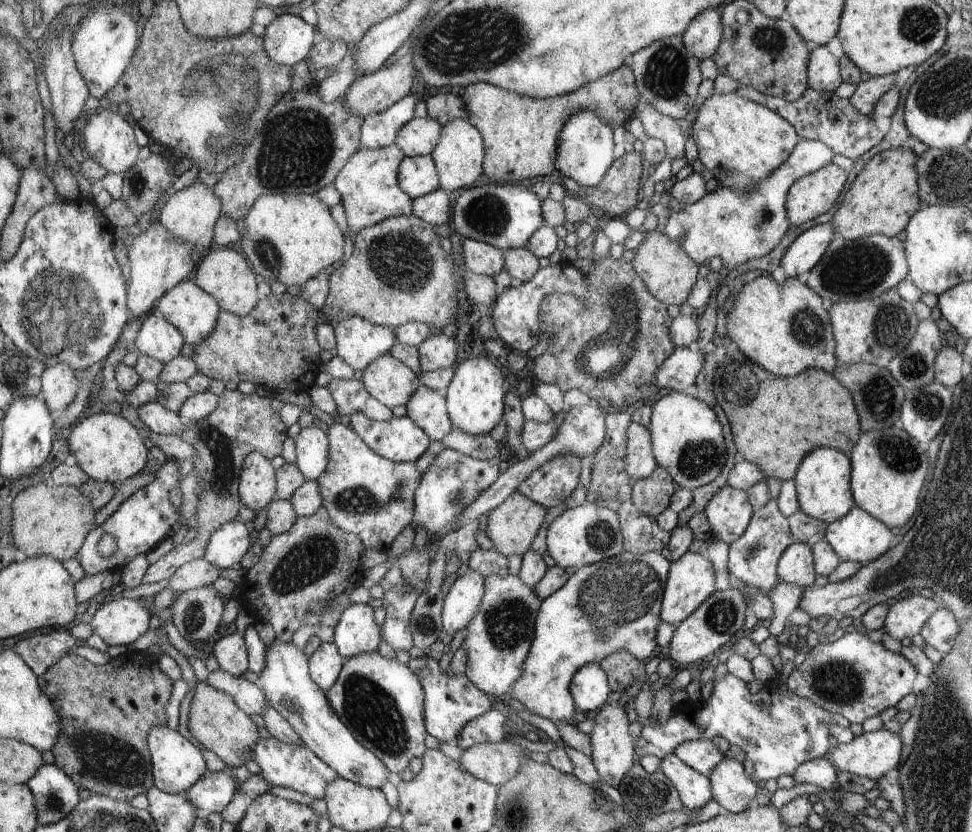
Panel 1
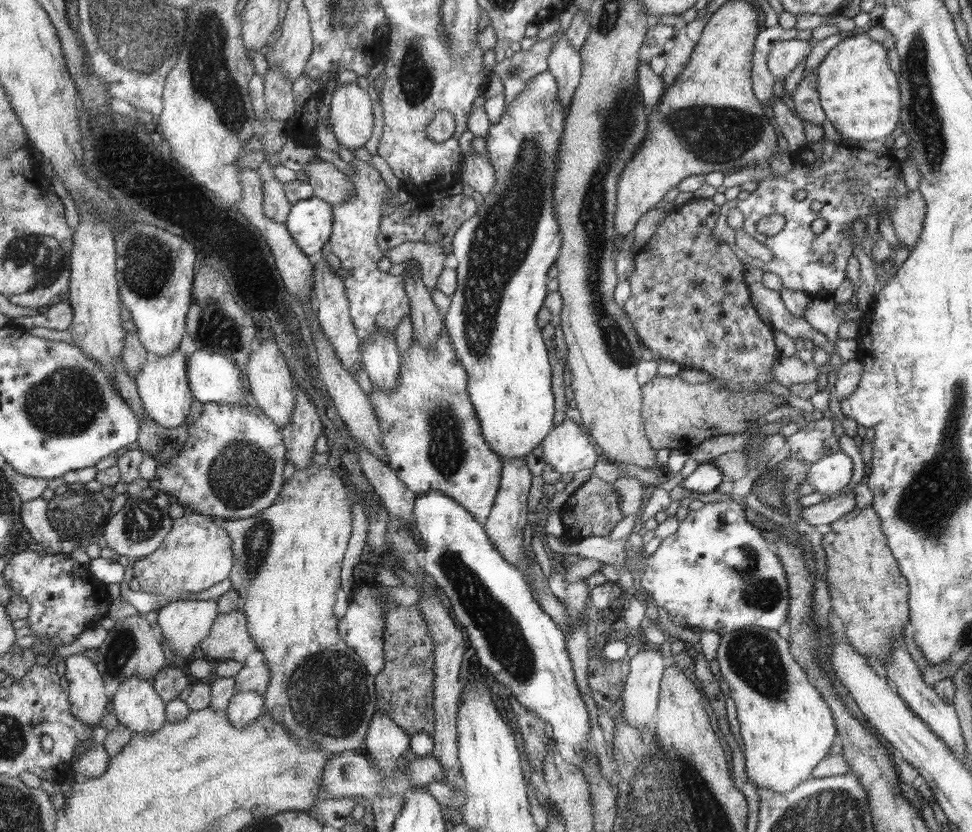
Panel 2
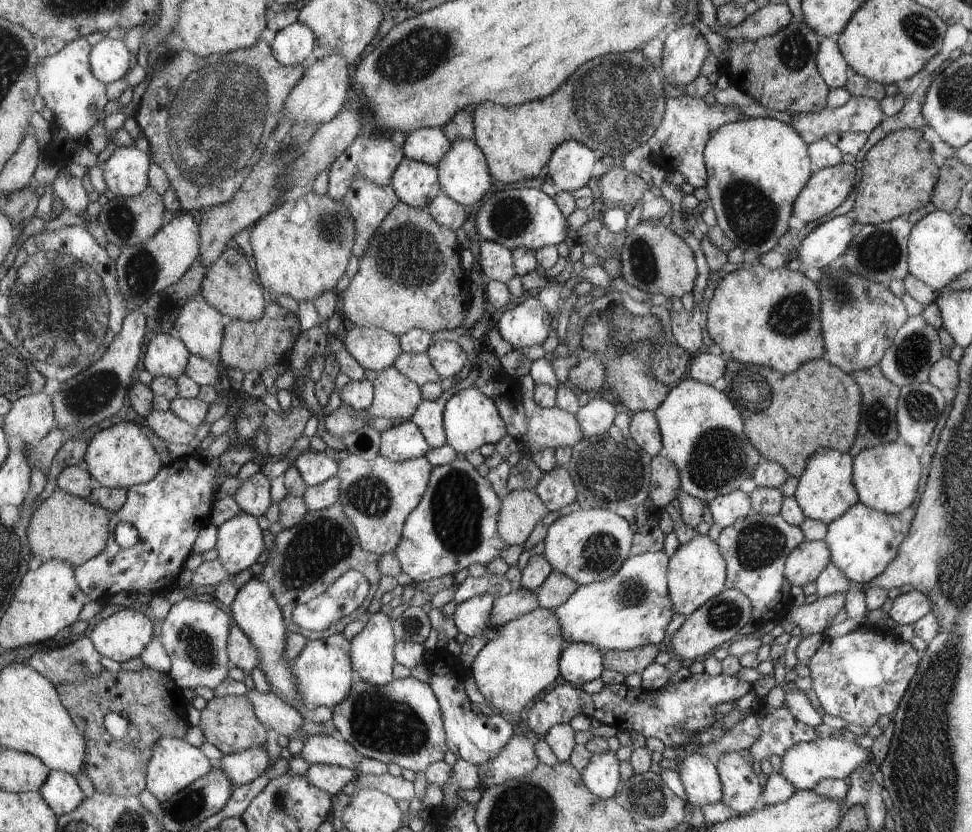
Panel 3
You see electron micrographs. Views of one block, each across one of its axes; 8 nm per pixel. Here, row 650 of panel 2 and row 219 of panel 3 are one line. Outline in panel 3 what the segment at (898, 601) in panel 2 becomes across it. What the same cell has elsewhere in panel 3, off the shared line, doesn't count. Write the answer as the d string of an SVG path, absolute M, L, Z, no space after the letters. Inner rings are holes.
M895 130L872 146L863 158L861 183L856 188L854 211L859 225L875 225L909 215L930 202L938 180L938 168L932 160L932 148L923 131Z

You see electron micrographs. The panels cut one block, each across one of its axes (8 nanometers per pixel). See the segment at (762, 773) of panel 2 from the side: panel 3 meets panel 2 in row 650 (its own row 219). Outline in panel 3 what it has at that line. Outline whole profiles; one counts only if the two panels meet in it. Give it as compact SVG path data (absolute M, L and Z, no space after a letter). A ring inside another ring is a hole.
M748 117L743 121L728 123L718 127L707 140L704 149L707 168L706 188L709 204L714 208L717 224L722 232L744 252L754 252L760 257L772 250L784 232L788 232L788 220L792 216L792 204L808 186L812 178L810 170L809 146L792 124L786 124L771 117Z

